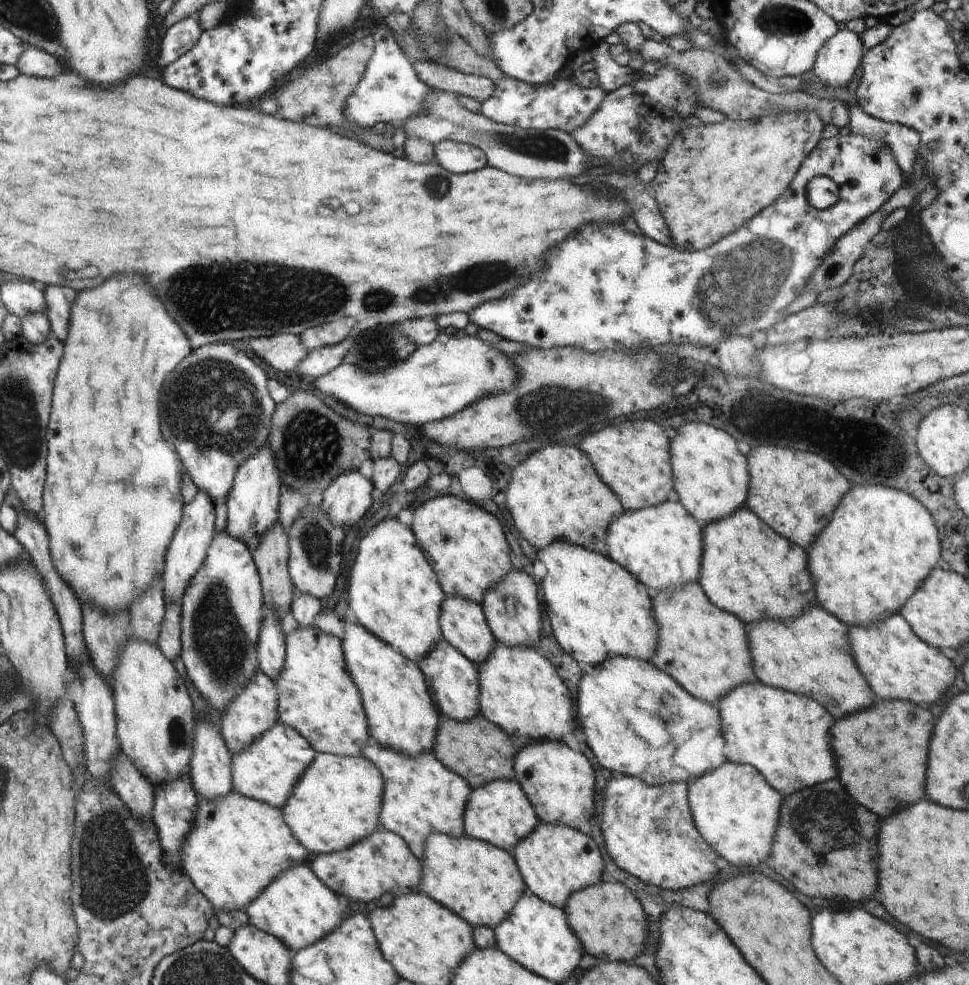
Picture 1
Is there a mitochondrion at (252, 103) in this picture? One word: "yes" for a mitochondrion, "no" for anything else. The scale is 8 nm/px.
no

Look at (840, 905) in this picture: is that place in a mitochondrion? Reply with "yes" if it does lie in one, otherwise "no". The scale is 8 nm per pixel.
no

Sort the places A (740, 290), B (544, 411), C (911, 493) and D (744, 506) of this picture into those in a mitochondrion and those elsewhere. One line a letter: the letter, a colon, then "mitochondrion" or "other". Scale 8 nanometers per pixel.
A: mitochondrion
B: mitochondrion
C: other
D: other

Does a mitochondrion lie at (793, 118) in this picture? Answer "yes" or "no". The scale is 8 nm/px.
no

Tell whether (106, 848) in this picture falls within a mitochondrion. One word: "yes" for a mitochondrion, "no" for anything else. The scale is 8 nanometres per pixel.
yes

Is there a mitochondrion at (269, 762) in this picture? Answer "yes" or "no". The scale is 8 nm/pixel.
no

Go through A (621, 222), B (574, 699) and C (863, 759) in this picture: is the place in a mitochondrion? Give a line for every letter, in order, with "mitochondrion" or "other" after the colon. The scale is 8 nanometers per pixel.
A: other
B: other
C: other

